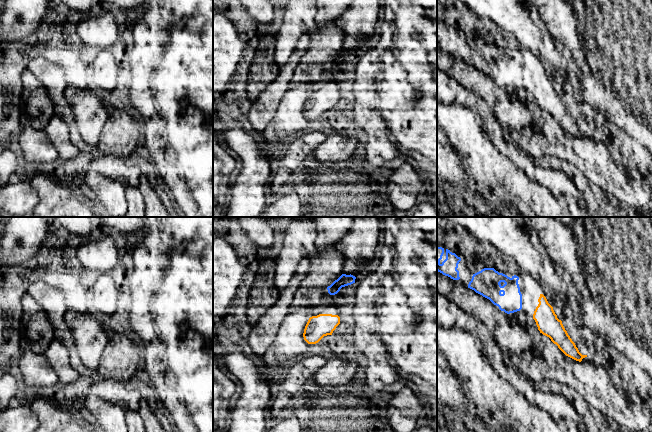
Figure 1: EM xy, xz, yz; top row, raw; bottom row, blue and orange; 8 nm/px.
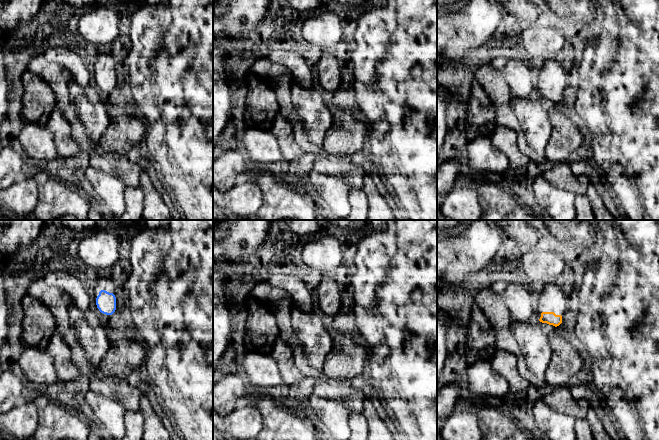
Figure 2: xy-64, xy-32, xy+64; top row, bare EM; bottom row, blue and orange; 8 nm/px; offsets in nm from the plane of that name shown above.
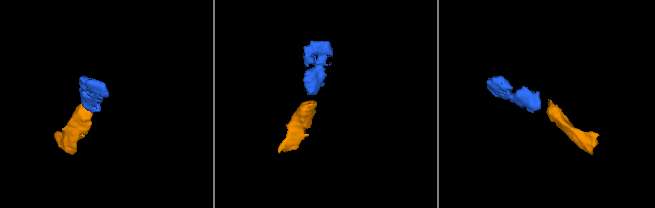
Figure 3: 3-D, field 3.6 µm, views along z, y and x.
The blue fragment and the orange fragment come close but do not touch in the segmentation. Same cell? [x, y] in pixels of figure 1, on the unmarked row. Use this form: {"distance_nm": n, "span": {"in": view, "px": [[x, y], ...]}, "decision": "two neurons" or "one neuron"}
{"distance_nm": 110, "span": {"in": "yz", "px": [[521, 84], [534, 87]]}, "decision": "one neuron"}

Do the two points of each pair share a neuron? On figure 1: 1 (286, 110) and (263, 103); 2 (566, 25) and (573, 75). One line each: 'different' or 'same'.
1: different
2: different

